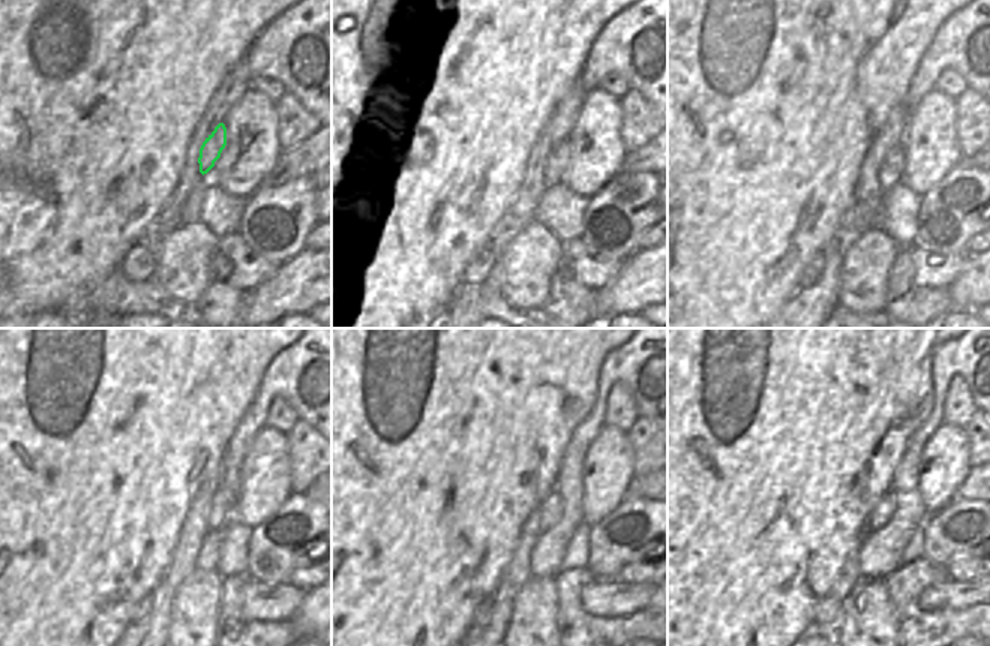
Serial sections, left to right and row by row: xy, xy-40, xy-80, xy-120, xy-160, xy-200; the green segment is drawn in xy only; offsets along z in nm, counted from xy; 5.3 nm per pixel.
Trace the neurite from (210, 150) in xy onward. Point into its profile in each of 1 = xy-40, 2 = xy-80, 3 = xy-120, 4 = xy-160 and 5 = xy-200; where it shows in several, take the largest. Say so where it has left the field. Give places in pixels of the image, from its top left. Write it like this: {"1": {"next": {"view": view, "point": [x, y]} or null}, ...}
{"1": {"next": {"view": "xy-40", "point": [557, 164]}}, "2": {"next": {"view": "xy-80", "point": [890, 174]}}, "3": {"next": {"view": "xy-120", "point": [222, 502]}}, "4": {"next": {"view": "xy-160", "point": [551, 508]}}, "5": {"next": {"view": "xy-200", "point": [882, 513]}}}

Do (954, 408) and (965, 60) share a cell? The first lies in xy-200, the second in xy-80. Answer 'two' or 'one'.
two

